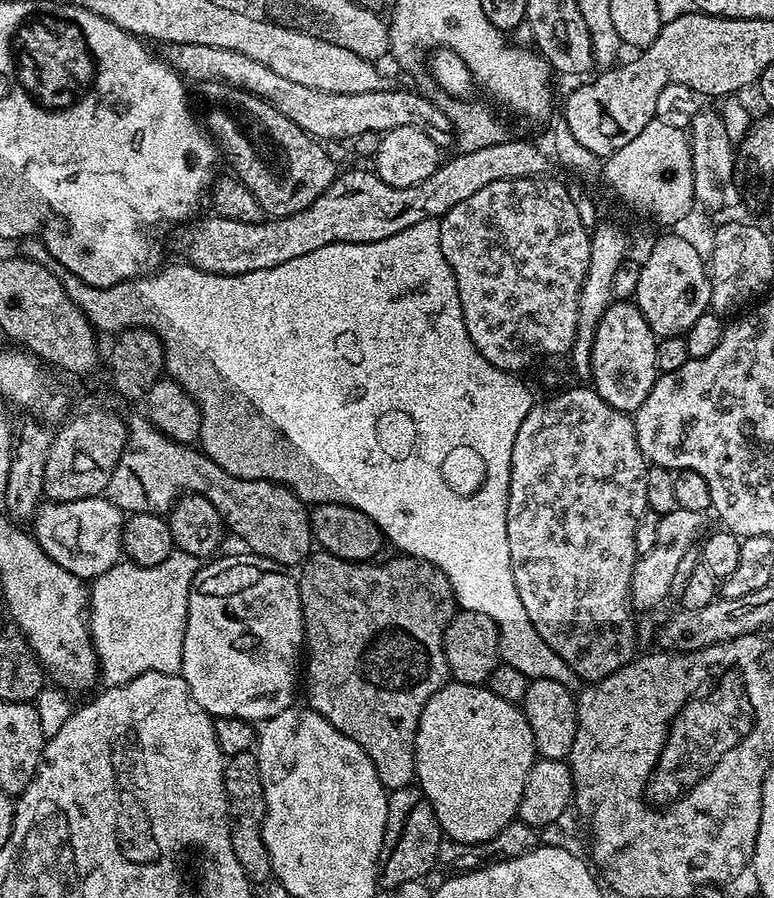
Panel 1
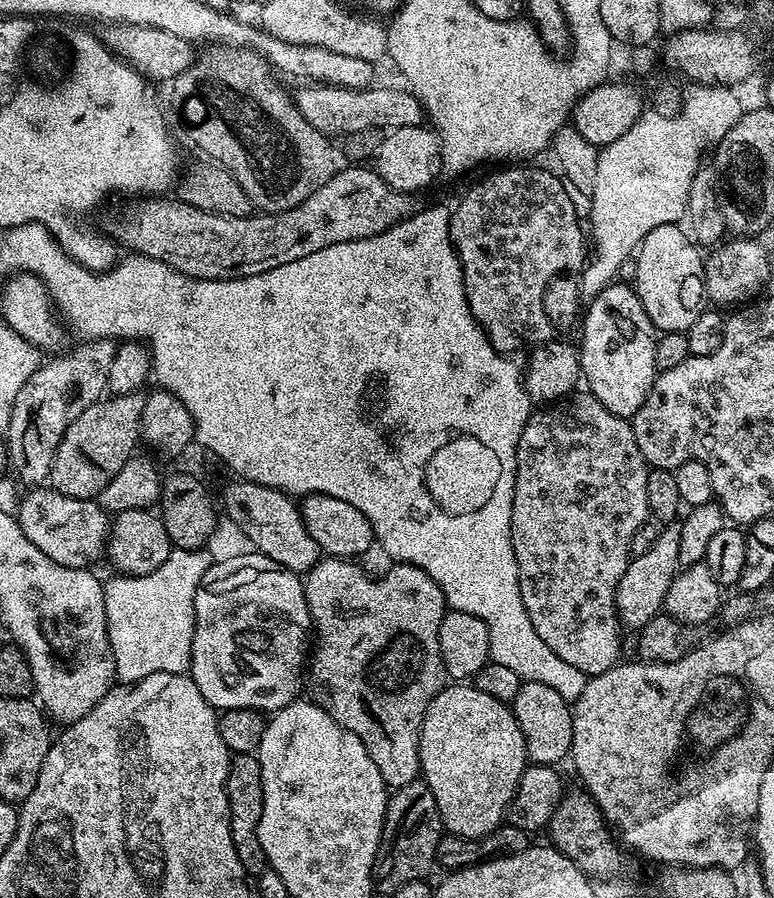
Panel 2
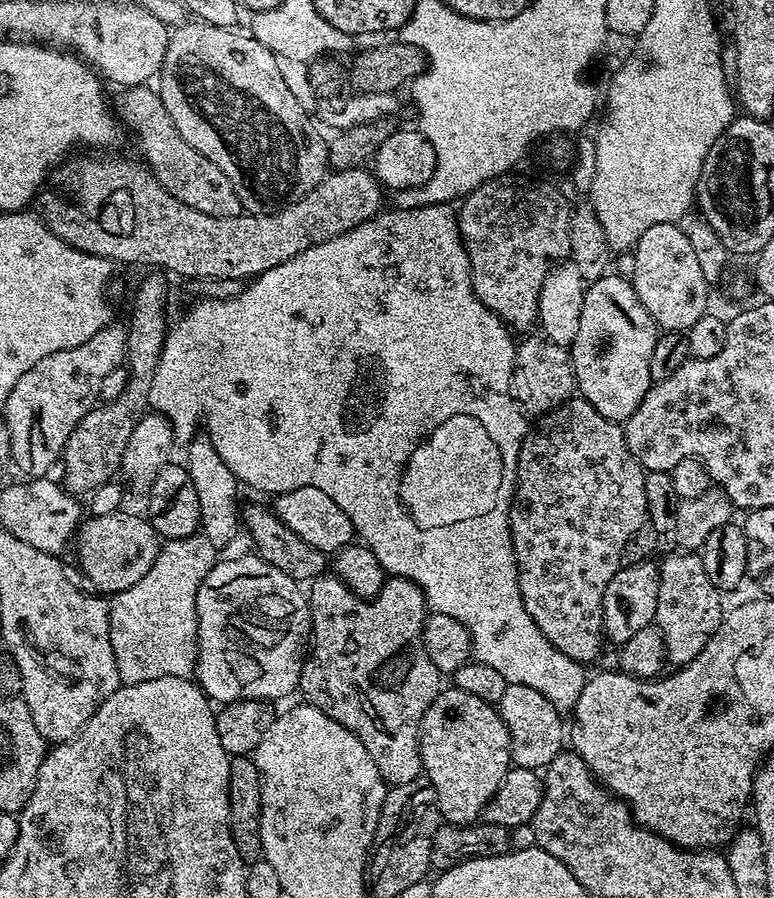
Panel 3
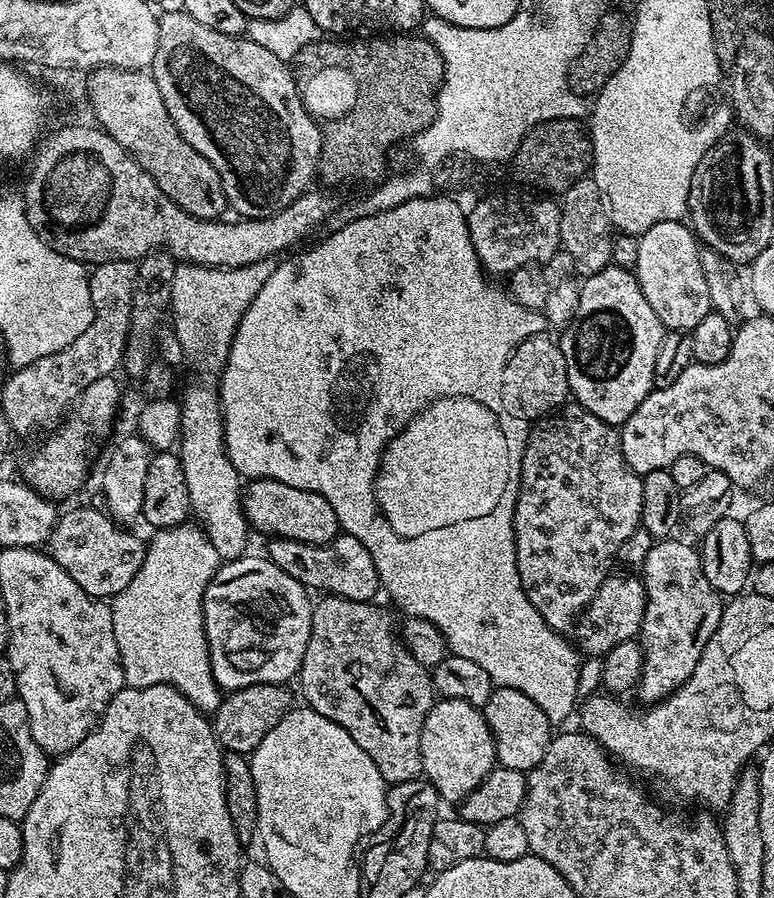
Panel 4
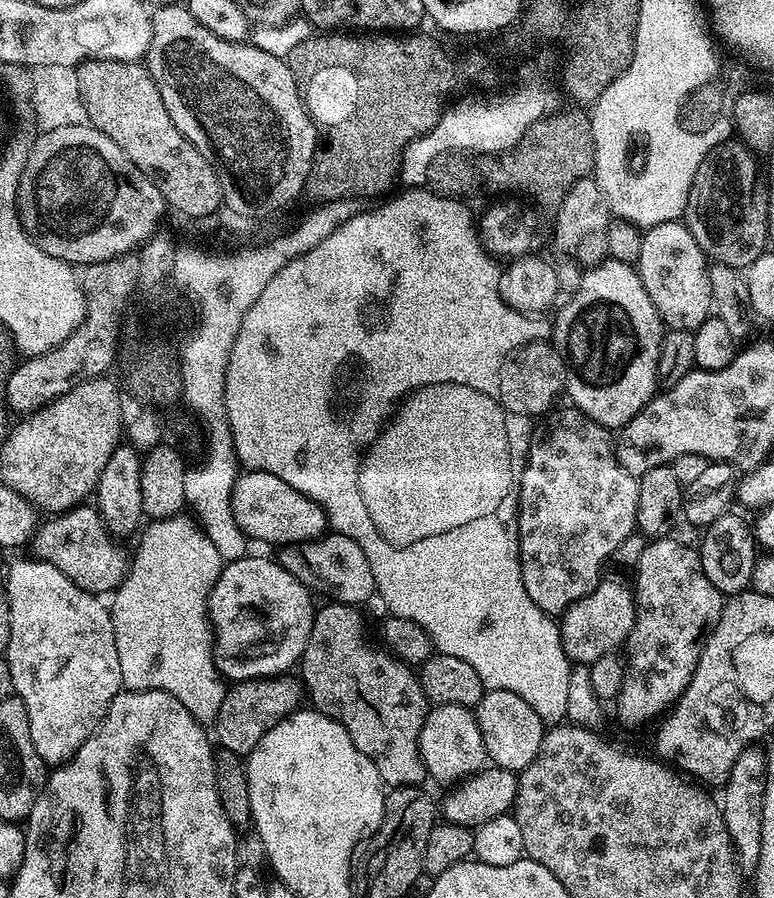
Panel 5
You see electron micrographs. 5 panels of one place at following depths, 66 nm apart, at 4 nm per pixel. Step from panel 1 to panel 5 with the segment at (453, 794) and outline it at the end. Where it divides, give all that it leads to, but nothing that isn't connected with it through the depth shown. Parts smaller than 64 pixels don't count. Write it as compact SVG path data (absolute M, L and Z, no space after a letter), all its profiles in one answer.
M438 704L429 711L420 727L420 753L429 777L443 786L452 786L485 767L484 743L476 713L461 704Z

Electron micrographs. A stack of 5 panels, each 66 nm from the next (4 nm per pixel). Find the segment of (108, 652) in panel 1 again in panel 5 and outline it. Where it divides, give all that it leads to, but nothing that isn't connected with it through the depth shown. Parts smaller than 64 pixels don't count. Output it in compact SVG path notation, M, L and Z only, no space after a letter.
M172 520L152 522L147 526L148 529L145 527L139 533L136 557L131 557L125 578L110 600L114 642L118 646L124 688L129 692L169 692L190 710L190 714L194 714L196 720L208 726L218 718L226 691L225 677L221 676L216 664L214 637L208 619L208 596L214 583L214 553L207 546L180 548L180 532L172 528Z

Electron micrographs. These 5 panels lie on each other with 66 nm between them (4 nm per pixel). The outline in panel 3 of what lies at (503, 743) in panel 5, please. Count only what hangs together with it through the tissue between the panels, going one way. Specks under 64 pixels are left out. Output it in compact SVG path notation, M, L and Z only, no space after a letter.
M508 684L506 694L502 694L498 711L512 743L512 763L517 768L543 770L548 763L566 748L565 717L544 694L530 686Z

